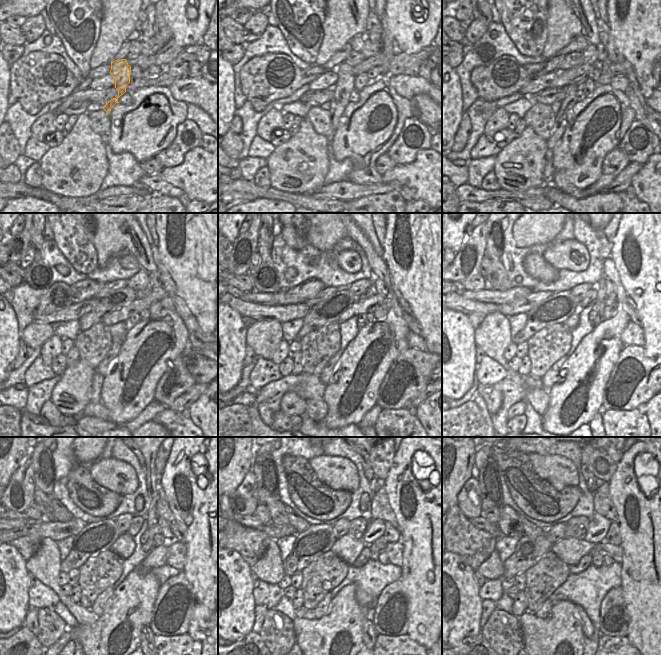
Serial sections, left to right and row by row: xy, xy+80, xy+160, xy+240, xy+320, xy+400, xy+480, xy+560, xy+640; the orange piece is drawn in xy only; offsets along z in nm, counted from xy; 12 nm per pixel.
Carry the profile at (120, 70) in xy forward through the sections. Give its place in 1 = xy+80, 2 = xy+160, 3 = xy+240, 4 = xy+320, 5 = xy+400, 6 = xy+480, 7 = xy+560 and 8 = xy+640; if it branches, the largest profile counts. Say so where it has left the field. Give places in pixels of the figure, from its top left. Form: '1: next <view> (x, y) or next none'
1: next xy+80 (344, 86)
2: next xy+160 (562, 117)
3: next xy+240 (107, 362)
4: next xy+320 (331, 366)
5: next xy+400 (550, 378)
6: next xy+480 (99, 606)
7: next xy+560 (323, 606)
8: next xy+640 (542, 612)

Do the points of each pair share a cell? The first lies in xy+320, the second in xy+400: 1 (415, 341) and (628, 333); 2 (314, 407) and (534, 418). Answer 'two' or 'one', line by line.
1: one
2: two

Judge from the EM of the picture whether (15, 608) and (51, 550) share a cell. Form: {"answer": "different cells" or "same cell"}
{"answer": "different cells"}

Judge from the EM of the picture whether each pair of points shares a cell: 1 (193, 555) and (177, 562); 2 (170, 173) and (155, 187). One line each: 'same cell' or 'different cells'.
1: different cells
2: different cells

